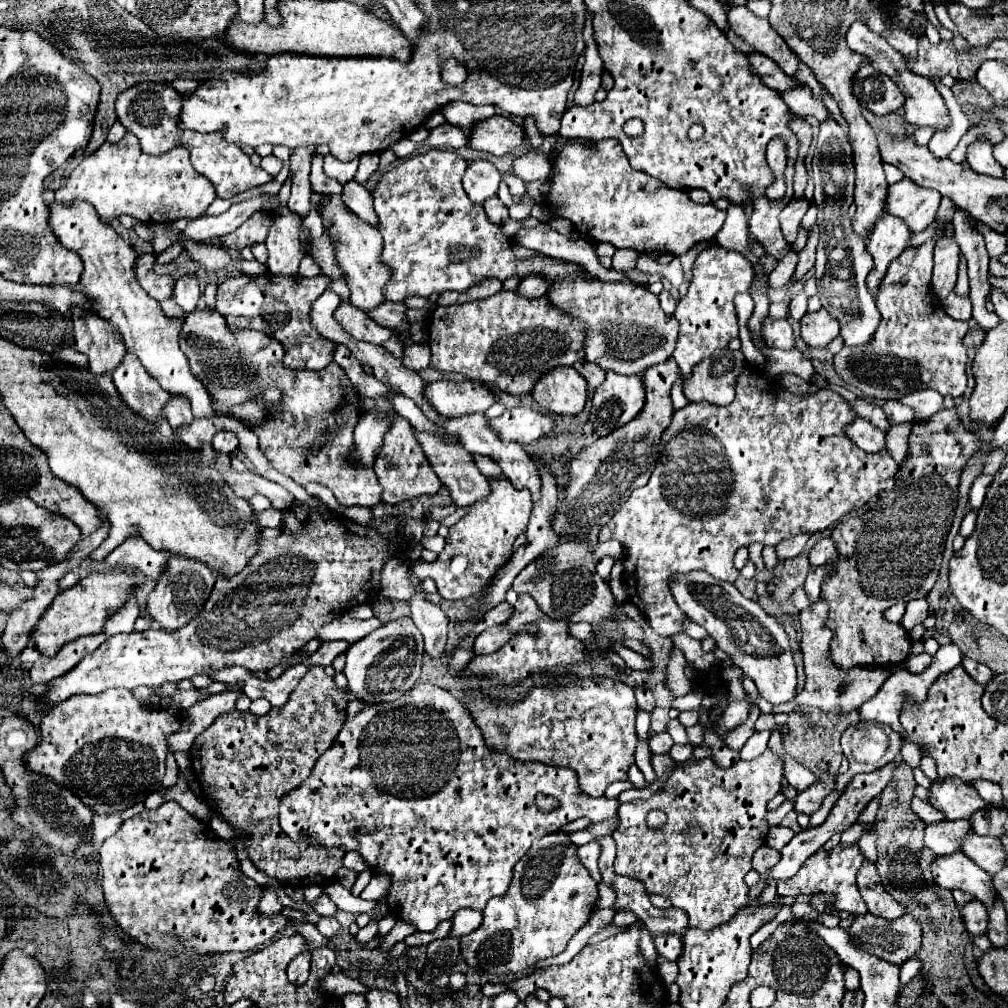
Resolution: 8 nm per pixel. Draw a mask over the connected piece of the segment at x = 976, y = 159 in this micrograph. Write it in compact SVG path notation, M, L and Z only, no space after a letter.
M976 141L974 145L968 147L968 165L980 175L988 175L988 177L1004 175L1004 169L994 159L992 145L988 141Z

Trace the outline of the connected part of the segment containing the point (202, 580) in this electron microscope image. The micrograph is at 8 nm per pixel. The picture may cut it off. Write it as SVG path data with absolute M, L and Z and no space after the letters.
M176 559L172 569L168 561L164 573L156 581L154 591L148 595L146 611L162 629L168 629L168 631L180 629L180 625L186 625L188 621L192 621L192 617L196 617L196 613L200 613L200 609L204 607L204 601L212 593L214 581L216 581L216 573L212 573L212 569L208 569L206 565L200 565L200 561Z

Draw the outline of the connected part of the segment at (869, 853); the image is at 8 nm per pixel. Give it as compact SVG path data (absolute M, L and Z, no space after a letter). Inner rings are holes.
M866 831L862 833L860 841L858 841L858 847L862 851L862 855L870 861L876 861L876 831Z

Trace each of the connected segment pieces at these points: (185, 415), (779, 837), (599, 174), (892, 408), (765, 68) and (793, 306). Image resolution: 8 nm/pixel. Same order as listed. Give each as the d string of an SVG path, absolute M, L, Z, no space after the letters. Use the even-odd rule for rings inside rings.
M172 397L172 401L168 403L168 423L172 429L178 429L182 425L192 423L192 413L188 409L188 401L184 401L184 397Z
M772 827L770 833L768 833L766 845L780 845L780 847L784 847L784 845L790 843L792 837L794 837L792 829L788 829L788 827Z
M574 139L574 143L566 145L558 159L556 169L558 175L550 179L550 197L548 207L552 215L560 215L570 219L578 233L588 235L592 231L592 239L612 243L616 249L636 249L638 253L672 253L682 255L688 253L696 243L710 241L716 237L716 233L722 229L726 211L716 209L712 203L708 205L696 205L688 197L686 191L670 189L662 181L656 181L654 177L634 171L628 165L628 157L624 157L624 151L620 149L618 141L600 141L594 143L592 149L584 145L584 139Z
M896 399L886 401L884 413L888 415L888 421L890 421L892 425L894 425L894 423L914 423L914 419L918 417L918 413L916 413L912 407L900 405L900 401L896 401Z
M750 53L748 57L750 57L752 67L760 73L762 81L764 81L770 89L776 89L776 91L784 93L784 91L790 91L790 89L796 89L796 87L802 85L802 83L796 81L792 75L786 75L772 59L768 59L768 57L760 55L760 53Z
M800 293L800 295L796 295L794 299L792 299L792 303L790 303L790 317L792 319L796 319L796 321L800 321L802 317L804 317L804 313L806 313L806 293Z

